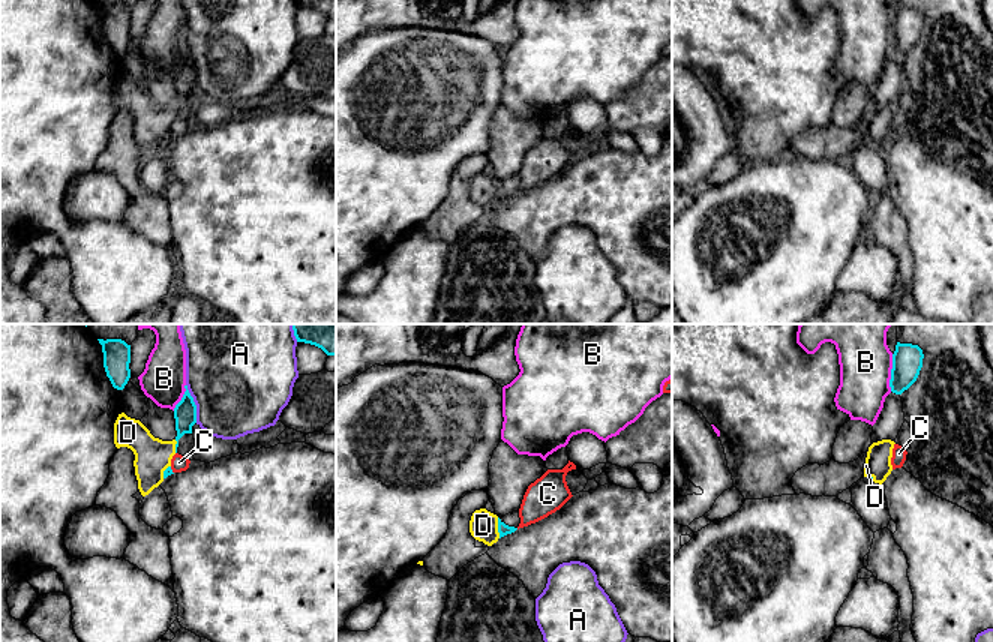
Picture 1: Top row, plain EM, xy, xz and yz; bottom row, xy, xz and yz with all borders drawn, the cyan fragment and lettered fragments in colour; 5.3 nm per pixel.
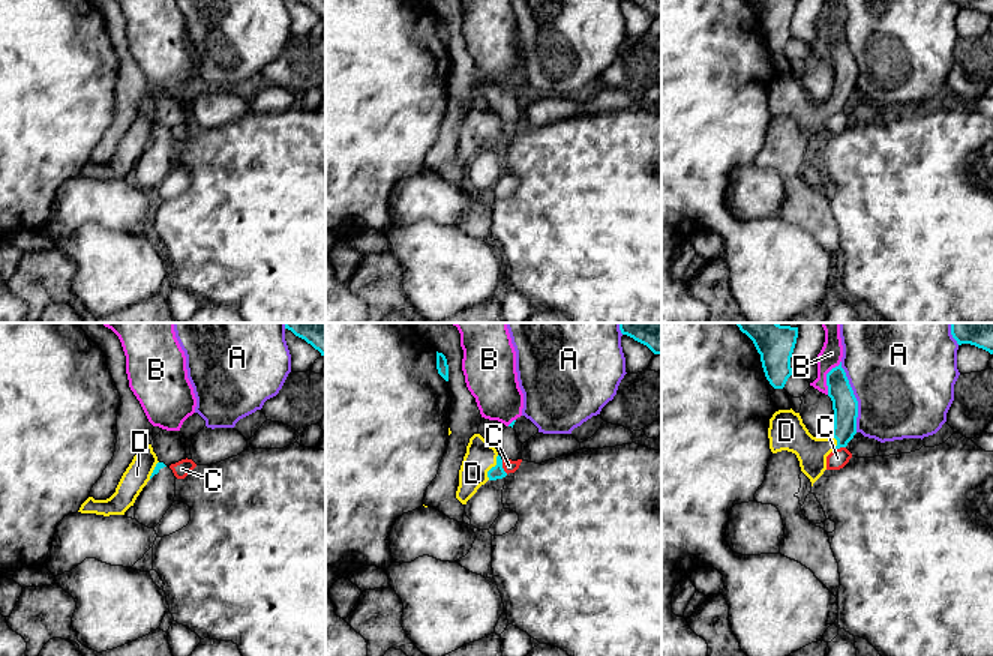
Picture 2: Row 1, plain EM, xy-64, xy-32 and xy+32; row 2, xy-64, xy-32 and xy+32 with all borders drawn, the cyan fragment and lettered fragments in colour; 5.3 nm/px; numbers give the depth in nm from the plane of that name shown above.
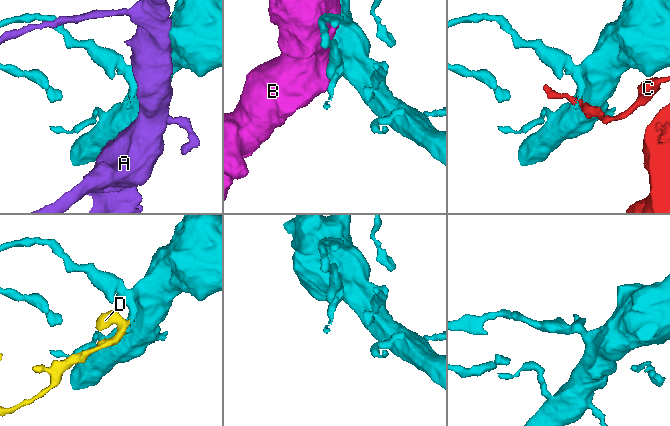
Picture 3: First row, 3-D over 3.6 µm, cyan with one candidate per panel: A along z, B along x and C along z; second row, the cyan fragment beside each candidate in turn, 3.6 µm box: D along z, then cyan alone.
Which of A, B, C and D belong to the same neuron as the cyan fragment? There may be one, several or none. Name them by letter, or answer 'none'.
D

